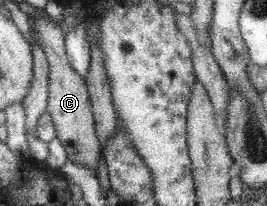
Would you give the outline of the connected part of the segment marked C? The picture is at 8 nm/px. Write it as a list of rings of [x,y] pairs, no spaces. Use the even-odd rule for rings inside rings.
[[[42,17],[30,19],[30,27],[38,33],[39,43],[49,62],[49,97],[46,113],[52,117],[56,138],[62,143],[69,161],[85,166],[97,175],[102,144],[99,142],[98,129],[95,127],[94,108],[91,107],[86,79],[78,74],[71,62],[68,62],[69,58],[66,58],[62,28]]]

